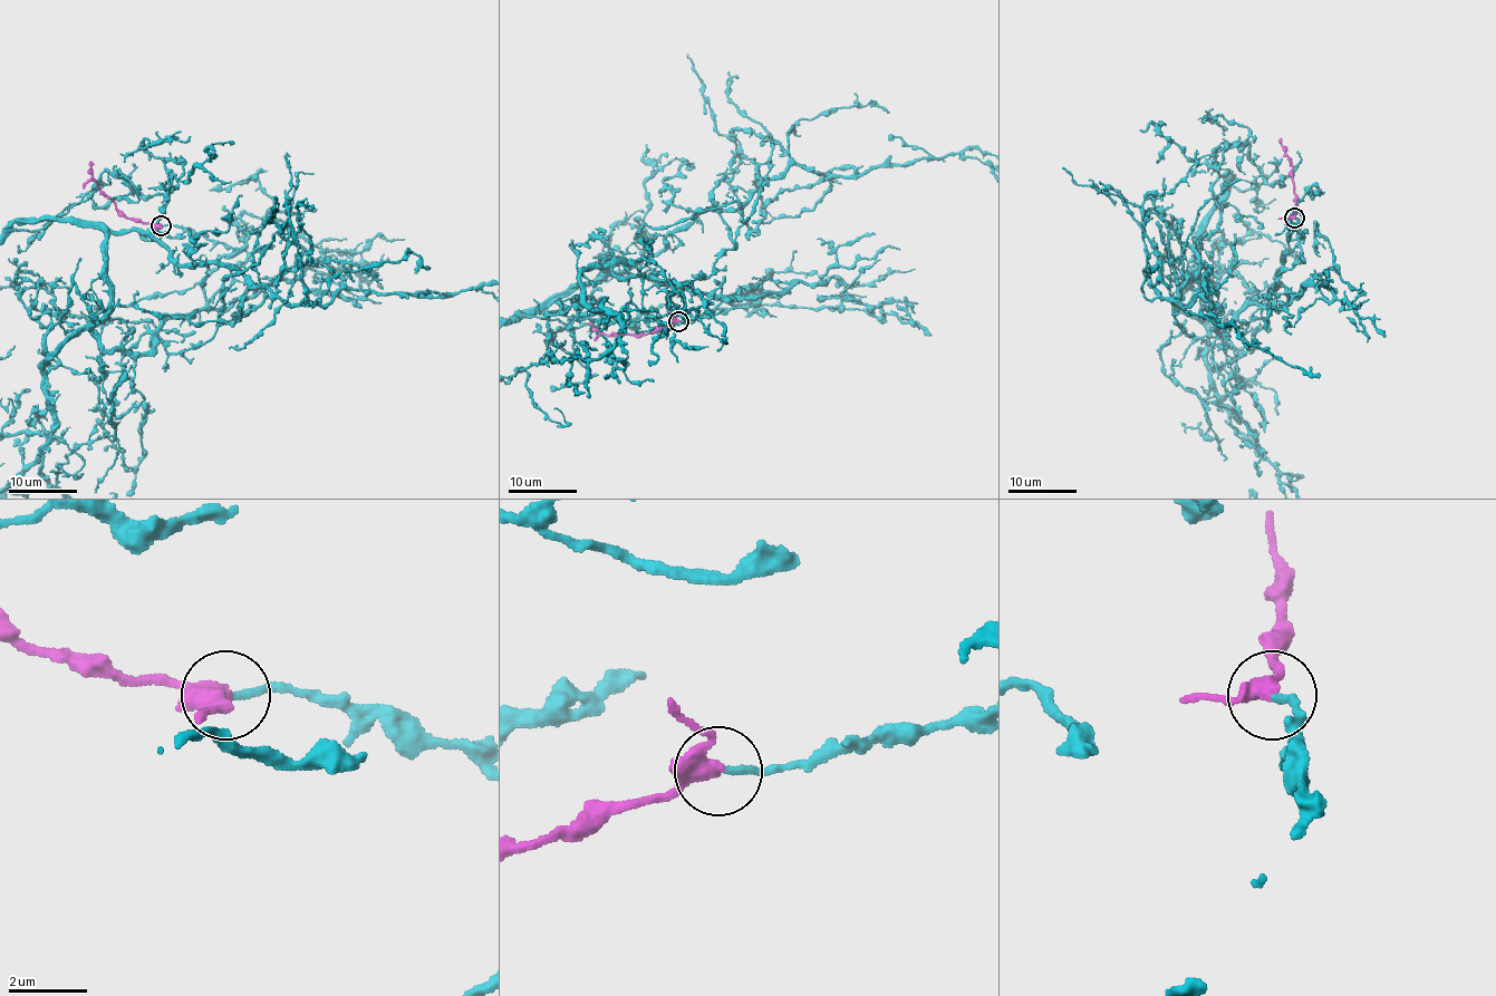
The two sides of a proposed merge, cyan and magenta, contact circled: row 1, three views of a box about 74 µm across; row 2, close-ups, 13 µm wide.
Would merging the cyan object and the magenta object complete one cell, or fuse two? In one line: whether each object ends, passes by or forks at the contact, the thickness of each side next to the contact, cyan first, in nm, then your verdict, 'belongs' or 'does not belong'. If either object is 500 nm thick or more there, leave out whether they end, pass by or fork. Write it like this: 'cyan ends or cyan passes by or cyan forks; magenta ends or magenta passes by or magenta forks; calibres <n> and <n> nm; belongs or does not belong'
cyan ends; magenta forks; calibres 180 and 320 nm; belongs

